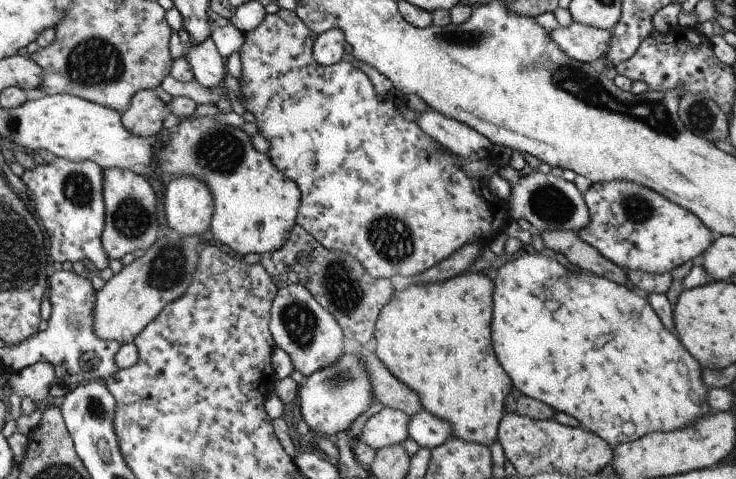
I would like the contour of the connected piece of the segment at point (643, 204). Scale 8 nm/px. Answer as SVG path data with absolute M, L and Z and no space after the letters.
M612 180L592 183L592 186L583 192L584 202L590 212L590 226L586 231L579 232L580 238L594 246L608 260L623 269L640 270L649 273L670 273L682 264L699 259L714 242L712 230L690 210L670 202L662 194L630 182L630 180Z

